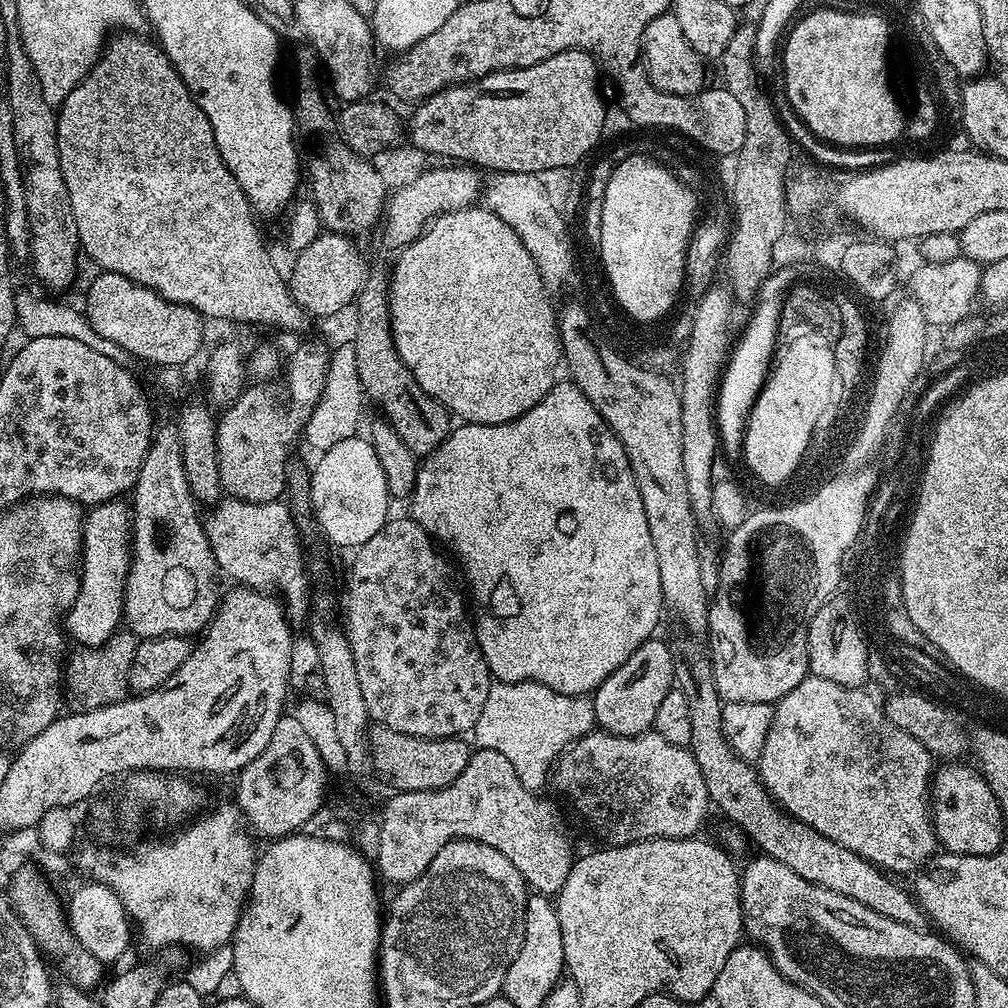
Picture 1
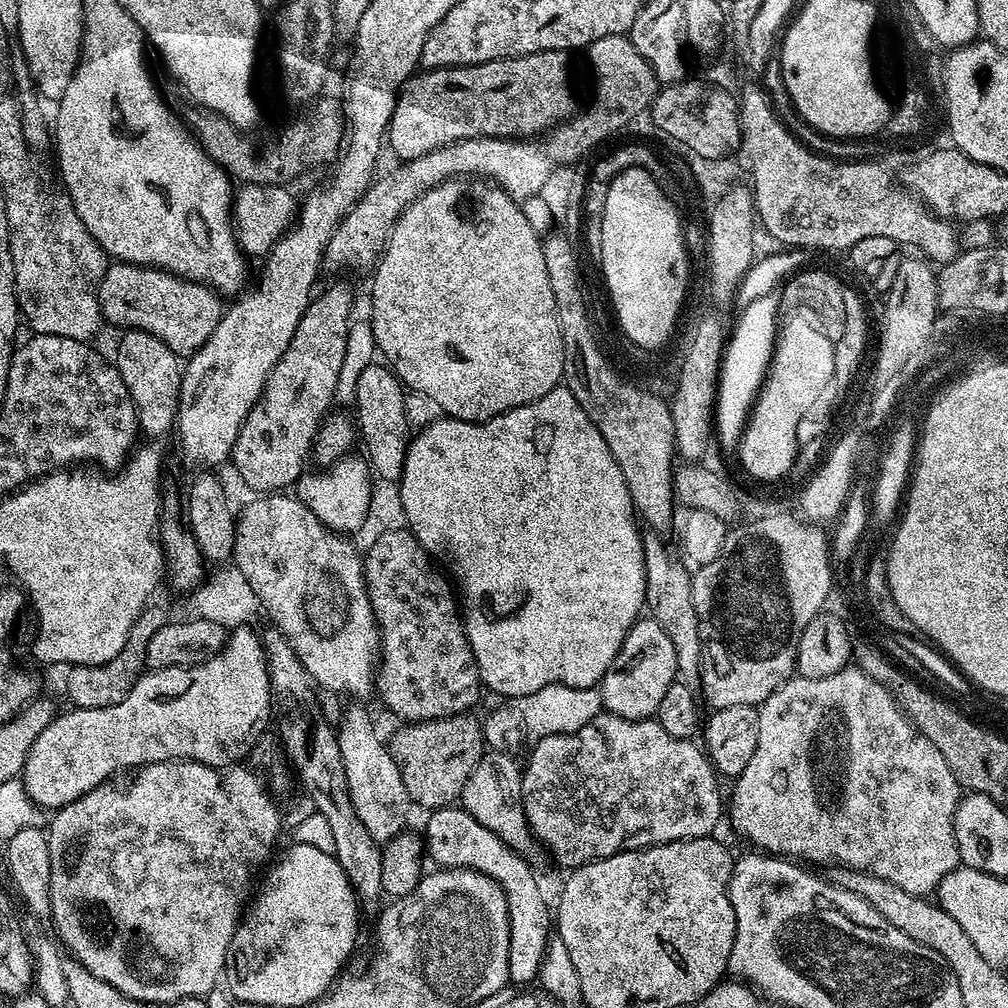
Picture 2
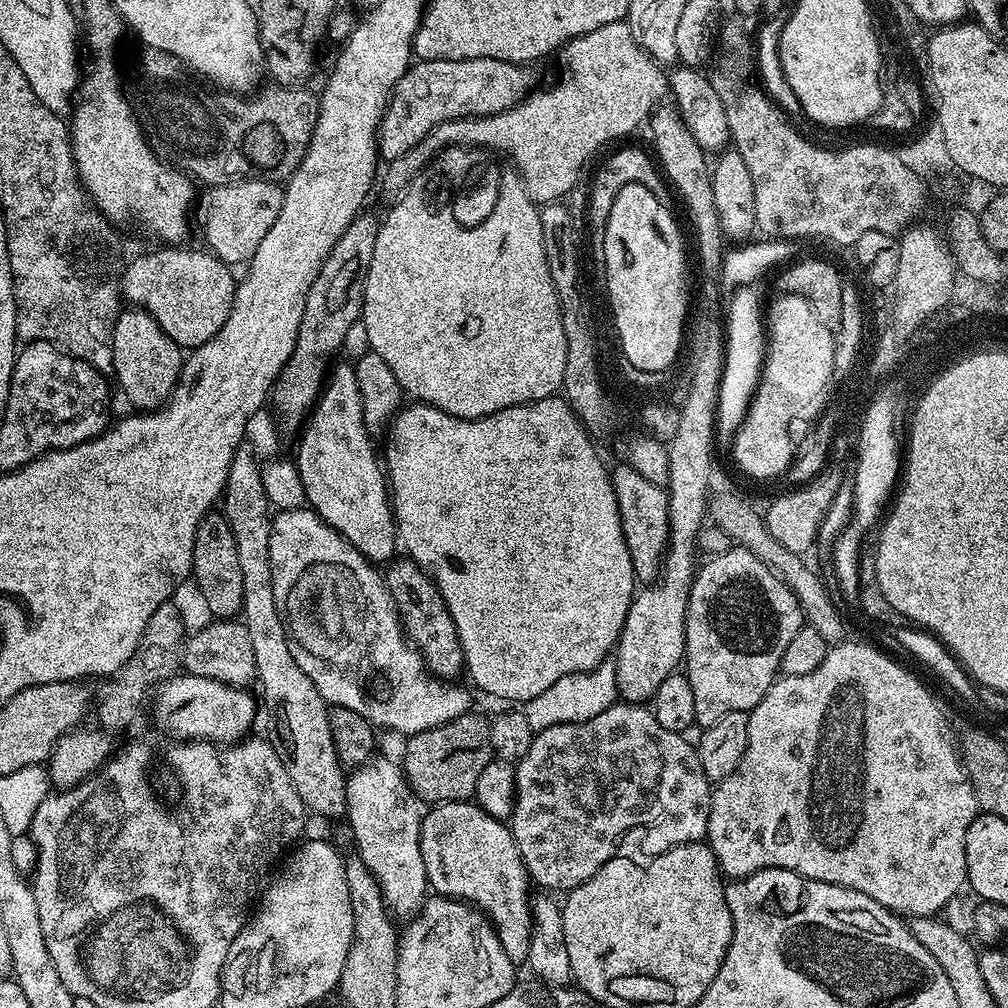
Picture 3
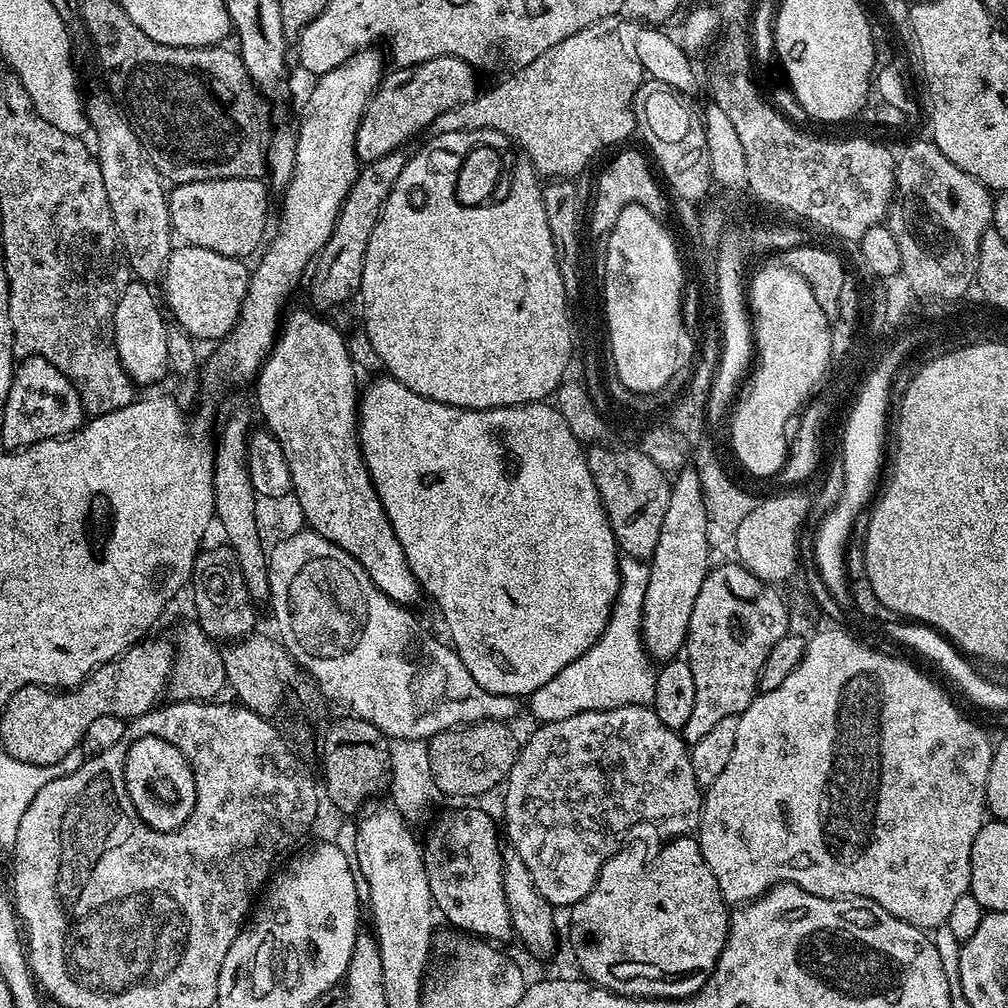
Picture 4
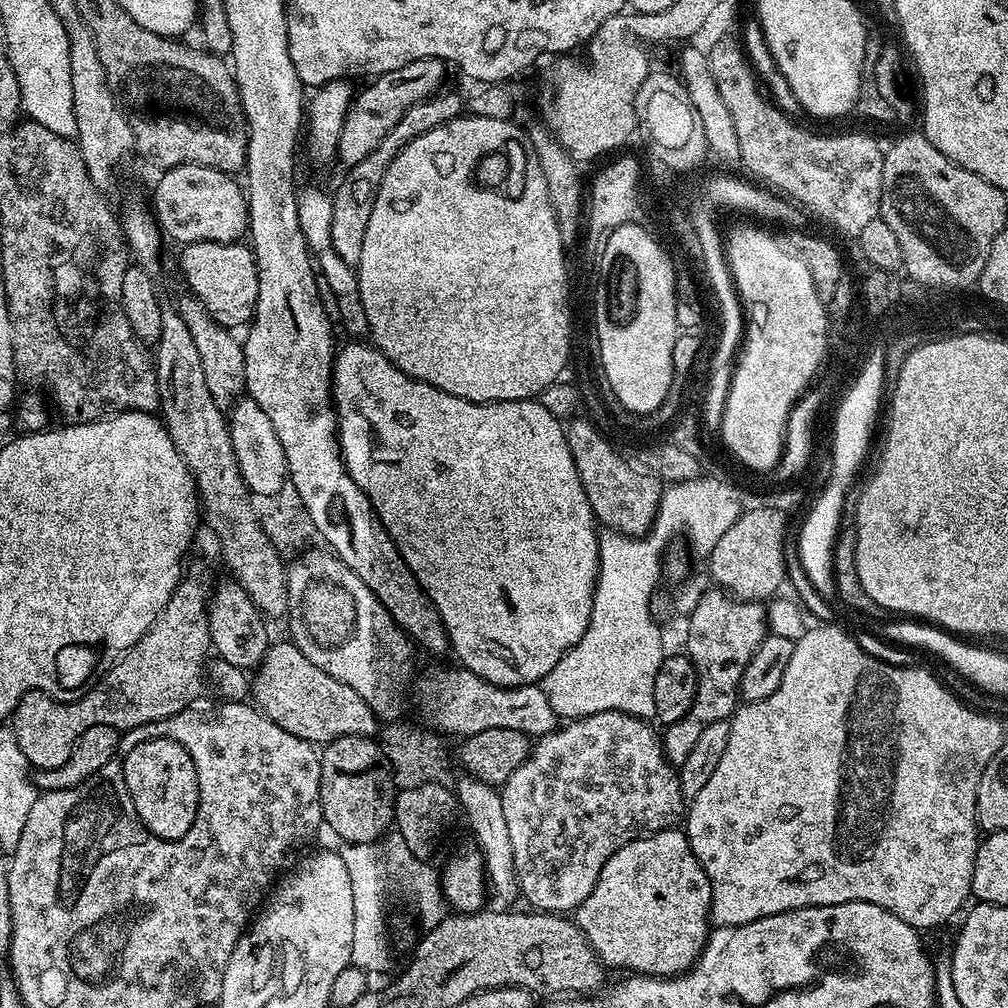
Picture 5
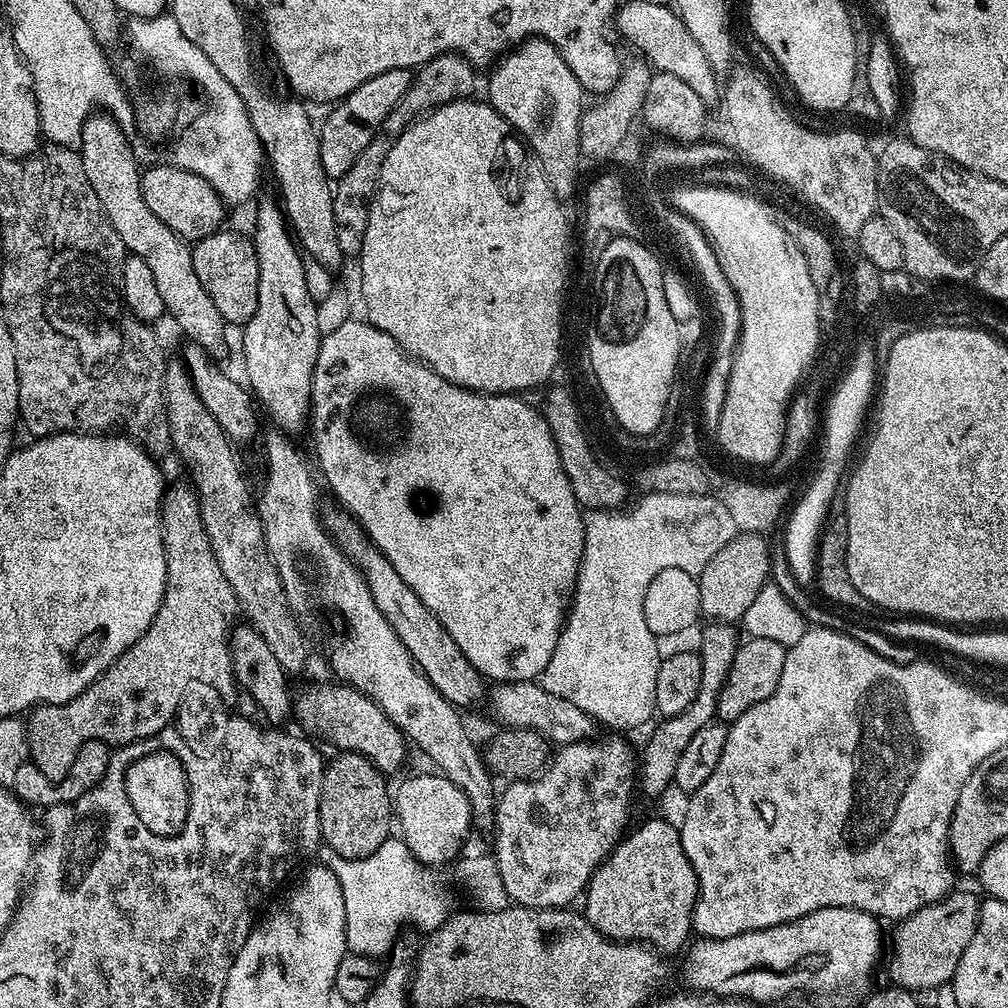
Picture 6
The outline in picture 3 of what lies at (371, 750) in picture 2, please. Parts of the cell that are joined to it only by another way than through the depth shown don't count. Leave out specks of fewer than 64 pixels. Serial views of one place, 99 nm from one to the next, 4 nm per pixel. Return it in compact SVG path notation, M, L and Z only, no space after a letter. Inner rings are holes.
M373 758L347 773L346 821L352 827L355 855L374 874L388 911L396 918L415 916L430 892L426 866L422 866L419 806L395 759Z

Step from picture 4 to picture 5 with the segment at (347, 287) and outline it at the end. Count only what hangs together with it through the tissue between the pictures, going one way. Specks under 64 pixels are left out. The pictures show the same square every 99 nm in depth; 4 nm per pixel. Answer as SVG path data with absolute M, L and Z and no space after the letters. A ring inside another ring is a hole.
M441 90L435 96L426 98L406 110L398 122L394 122L394 127L362 162L358 162L354 167L347 169L337 186L336 192L331 193L332 209L334 218L330 218L330 242L335 250L346 263L355 265L362 254L362 241L366 239L366 226L370 223L370 210L374 210L374 198L378 186L382 186L382 178L386 178L386 170L390 170L390 162L401 150L408 145L411 140L450 122L454 118L465 115L466 100L456 92Z

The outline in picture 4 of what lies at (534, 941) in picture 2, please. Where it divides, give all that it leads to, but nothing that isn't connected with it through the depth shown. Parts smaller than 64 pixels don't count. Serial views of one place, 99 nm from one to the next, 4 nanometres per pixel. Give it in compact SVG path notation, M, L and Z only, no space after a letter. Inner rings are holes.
M452 808L442 813L428 841L423 841L422 851L432 903L439 915L441 912L461 933L488 942L513 939L510 910L502 894L502 836L490 813L480 808Z

